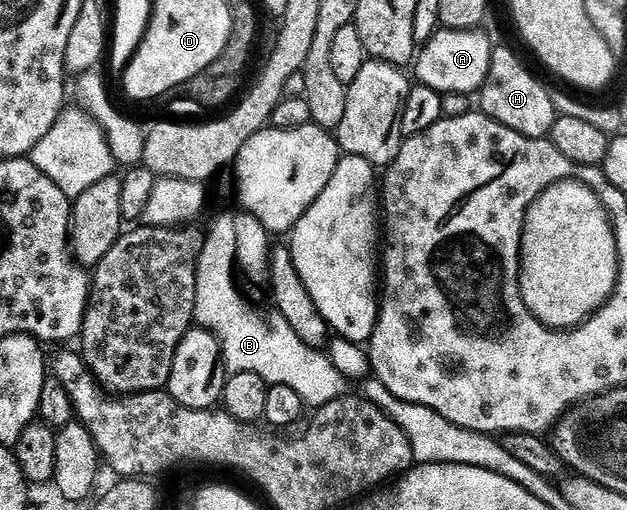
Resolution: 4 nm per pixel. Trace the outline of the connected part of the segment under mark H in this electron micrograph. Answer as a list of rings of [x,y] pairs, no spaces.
[[[493,49],[488,78],[478,91],[479,109],[489,118],[527,138],[548,138],[558,110],[548,90],[508,50]]]

